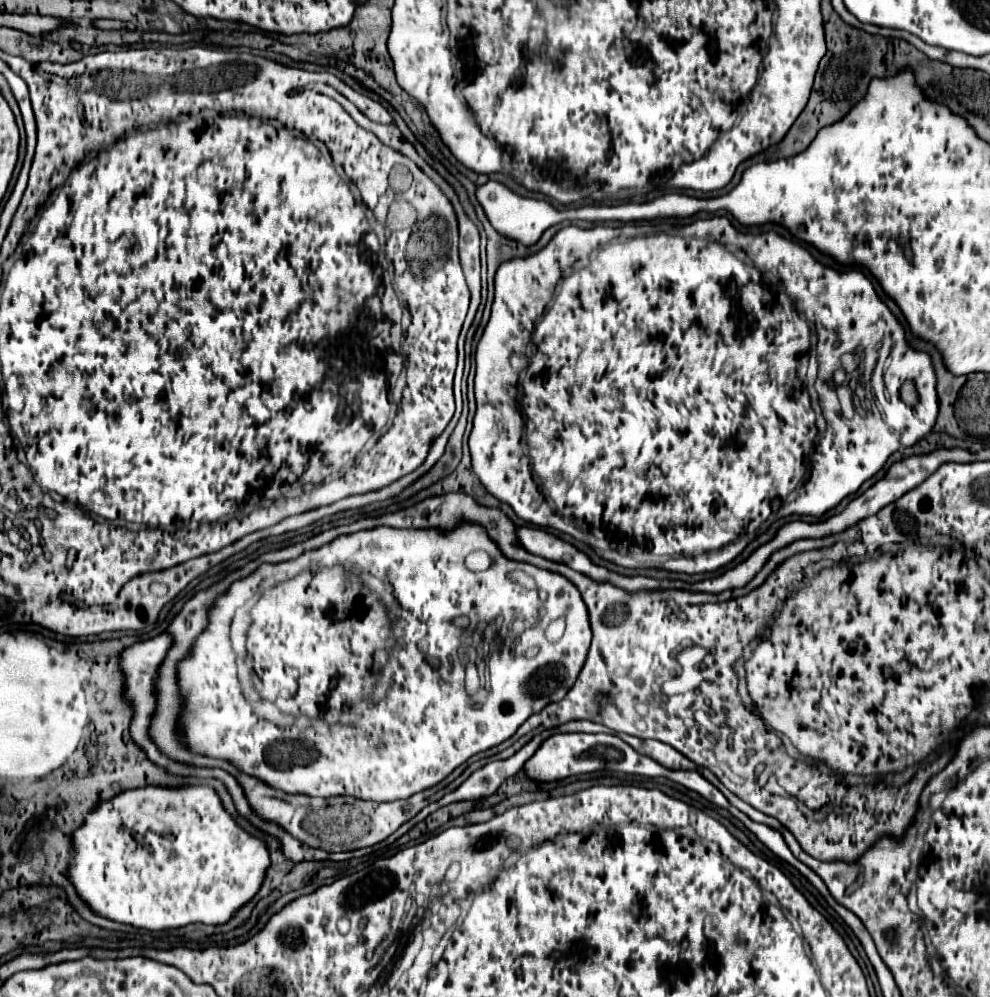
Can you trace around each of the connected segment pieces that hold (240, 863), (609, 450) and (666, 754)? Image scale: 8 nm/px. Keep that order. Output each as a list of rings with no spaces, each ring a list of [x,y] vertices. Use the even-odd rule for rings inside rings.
[[[147,786],[147,788],[139,788],[139,790],[121,792],[111,802],[101,802],[85,818],[85,824],[75,830],[73,836],[75,836],[75,844],[73,844],[75,854],[73,854],[71,868],[69,868],[67,876],[75,884],[79,896],[101,916],[107,916],[107,918],[117,920],[117,922],[133,924],[133,926],[139,926],[139,928],[149,928],[149,930],[179,928],[179,926],[195,924],[195,922],[203,922],[203,924],[223,924],[223,922],[227,922],[237,908],[241,908],[245,902],[249,902],[257,894],[257,890],[261,888],[261,882],[263,882],[265,868],[269,868],[269,856],[267,856],[265,842],[249,836],[247,832],[243,832],[235,824],[235,820],[223,810],[219,796],[209,786],[185,786],[185,788]]]
[[[721,216],[721,217],[714,217],[714,218],[712,218],[712,219],[706,219],[706,220],[705,220],[705,219],[698,219],[698,220],[696,220],[696,221],[695,221],[695,222],[694,222],[694,223],[693,223],[693,224],[692,224],[692,223],[691,223],[691,224],[689,224],[689,225],[686,225],[686,226],[682,226],[682,227],[680,227],[680,231],[682,231],[682,232],[684,232],[684,236],[679,236],[679,234],[671,234],[671,232],[661,232],[661,230],[657,230],[657,228],[655,228],[655,226],[635,226],[635,228],[621,228],[621,227],[618,227],[618,228],[613,228],[613,227],[608,227],[608,226],[603,226],[603,225],[602,225],[602,226],[600,226],[600,225],[598,225],[598,226],[596,226],[596,227],[595,227],[595,228],[591,228],[591,229],[581,229],[581,228],[579,228],[579,227],[577,227],[577,226],[575,226],[575,225],[573,225],[573,224],[569,224],[569,225],[566,225],[566,226],[565,226],[565,227],[564,227],[564,228],[563,228],[563,230],[561,230],[561,232],[557,232],[557,236],[553,236],[553,240],[551,240],[551,242],[549,242],[549,244],[547,244],[547,246],[545,246],[545,248],[543,248],[543,250],[541,250],[541,252],[537,252],[537,254],[531,254],[531,256],[527,256],[527,258],[513,258],[513,260],[507,260],[507,262],[503,262],[503,264],[501,264],[501,266],[499,266],[499,270],[497,270],[497,274],[495,274],[495,302],[493,302],[493,308],[491,308],[491,318],[489,318],[489,324],[487,324],[487,328],[485,328],[485,332],[483,332],[483,336],[481,336],[481,340],[479,340],[479,344],[477,344],[477,374],[475,374],[475,398],[477,398],[477,414],[475,414],[475,420],[473,420],[473,430],[471,430],[471,436],[469,436],[469,448],[471,448],[471,458],[473,458],[473,470],[475,470],[475,474],[477,474],[477,476],[479,476],[479,480],[481,480],[481,482],[483,482],[483,486],[485,486],[485,488],[487,488],[487,490],[489,490],[489,492],[491,492],[491,494],[493,494],[493,496],[495,496],[495,498],[499,498],[499,500],[501,500],[501,502],[507,502],[507,504],[509,504],[509,506],[511,506],[511,508],[513,508],[513,510],[515,510],[515,514],[517,514],[517,516],[519,516],[519,518],[523,518],[523,520],[527,520],[527,522],[533,522],[533,524],[537,524],[537,526],[543,526],[543,528],[555,528],[555,530],[559,530],[559,532],[565,532],[565,534],[569,534],[569,536],[573,536],[573,538],[575,538],[575,540],[581,540],[581,542],[589,542],[589,544],[591,544],[591,538],[595,538],[595,540],[597,540],[597,542],[599,542],[599,544],[607,544],[607,546],[609,546],[609,548],[611,548],[611,550],[613,550],[613,552],[609,552],[609,550],[603,550],[603,548],[601,548],[601,546],[597,546],[597,544],[593,544],[593,548],[595,548],[595,550],[597,550],[597,554],[599,554],[599,556],[603,556],[603,558],[607,558],[607,560],[611,560],[611,562],[615,562],[615,564],[619,564],[619,566],[627,566],[627,568],[649,568],[649,566],[657,566],[657,568],[667,568],[667,570],[675,570],[675,572],[687,572],[687,574],[697,574],[697,572],[713,572],[713,570],[717,570],[717,568],[721,568],[721,566],[725,566],[725,564],[729,564],[729,562],[731,562],[731,560],[733,560],[733,558],[735,558],[735,556],[737,556],[737,554],[741,554],[741,550],[743,550],[743,548],[745,548],[745,546],[747,546],[747,544],[749,544],[749,542],[747,542],[747,536],[749,536],[749,534],[757,534],[757,530],[759,530],[759,528],[761,528],[761,526],[763,526],[763,524],[765,524],[765,522],[767,522],[767,520],[769,520],[769,516],[771,516],[771,514],[773,514],[773,504],[775,504],[775,502],[777,502],[777,500],[779,500],[779,502],[781,502],[781,504],[779,504],[779,506],[781,506],[781,507],[780,507],[780,509],[779,509],[779,510],[778,510],[778,512],[777,512],[777,515],[778,515],[778,516],[779,516],[779,517],[787,517],[787,516],[790,516],[790,515],[792,515],[792,514],[811,514],[811,516],[821,516],[821,514],[825,514],[825,512],[827,512],[827,510],[831,510],[831,508],[835,508],[835,506],[837,506],[837,504],[839,504],[839,502],[841,502],[841,500],[843,500],[843,498],[845,498],[845,496],[849,496],[849,494],[853,494],[853,492],[857,492],[857,490],[859,490],[859,486],[861,486],[861,484],[863,484],[863,482],[865,482],[865,480],[869,480],[869,478],[871,478],[871,476],[873,476],[873,474],[875,474],[875,472],[879,472],[879,470],[881,470],[881,466],[883,466],[883,464],[885,464],[885,462],[887,462],[887,458],[889,458],[889,456],[891,456],[891,454],[893,454],[893,452],[895,452],[895,450],[897,450],[897,448],[905,448],[905,446],[913,446],[913,444],[915,444],[915,442],[919,442],[919,440],[921,440],[921,438],[923,438],[923,436],[925,436],[925,434],[929,434],[929,432],[931,432],[931,428],[933,428],[933,424],[935,424],[935,418],[937,418],[937,412],[939,412],[939,402],[937,402],[937,392],[935,392],[935,372],[933,372],[933,366],[931,366],[931,358],[929,358],[929,354],[927,354],[927,352],[917,352],[917,350],[913,350],[913,348],[909,348],[909,344],[907,344],[907,342],[905,342],[905,332],[903,332],[903,328],[901,328],[901,324],[899,324],[899,322],[897,322],[897,318],[895,318],[895,316],[893,316],[893,314],[891,314],[891,312],[889,312],[889,308],[887,308],[887,306],[885,306],[885,304],[883,304],[883,302],[881,302],[881,298],[879,298],[879,296],[877,296],[877,292],[875,292],[875,288],[873,288],[873,286],[871,286],[871,282],[869,282],[869,280],[867,280],[867,278],[865,278],[865,276],[863,276],[863,274],[861,274],[861,272],[859,272],[859,270],[849,270],[849,272],[837,272],[837,270],[833,270],[833,268],[827,268],[827,266],[823,266],[823,264],[819,264],[819,262],[815,262],[815,258],[813,258],[813,256],[811,256],[811,254],[809,254],[809,252],[807,252],[807,250],[805,250],[805,248],[801,248],[801,246],[799,246],[799,244],[795,244],[795,242],[791,242],[791,240],[787,240],[787,238],[781,238],[781,236],[779,236],[779,234],[775,234],[775,232],[767,232],[767,234],[761,234],[761,236],[753,236],[753,234],[751,234],[751,233],[748,233],[748,232],[744,232],[744,231],[741,231],[741,230],[739,230],[739,229],[737,229],[737,228],[736,228],[736,227],[735,227],[735,226],[734,226],[734,225],[733,225],[733,224],[732,224],[732,223],[731,223],[731,221],[730,221],[730,220],[728,220],[728,218],[727,218],[727,217],[724,217],[724,216]],[[621,234],[625,234],[625,236],[627,236],[627,238],[629,238],[629,240],[625,240],[625,242],[620,242],[620,241],[622,241],[622,239],[623,239],[623,238],[621,238]],[[721,242],[722,242],[722,243],[723,243],[723,244],[729,244],[729,243],[731,243],[731,244],[735,244],[735,246],[737,246],[737,248],[738,248],[738,249],[739,249],[739,250],[742,250],[742,251],[743,251],[743,252],[745,252],[745,254],[747,254],[747,256],[749,256],[749,258],[751,258],[751,260],[753,260],[753,266],[745,266],[745,264],[743,264],[743,262],[741,262],[741,260],[739,260],[739,258],[737,258],[737,256],[735,256],[735,254],[731,254],[731,252],[729,252],[729,250],[725,250],[725,246],[721,246]],[[797,312],[799,312],[799,314],[803,314],[803,316],[805,316],[805,320],[807,320],[807,322],[811,322],[811,324],[813,324],[813,326],[815,326],[815,332],[817,332],[817,354],[816,354],[816,353],[815,353],[815,352],[814,352],[814,350],[815,350],[815,349],[814,349],[814,348],[811,348],[811,349],[810,349],[810,350],[809,350],[809,346],[811,346],[811,330],[809,330],[809,326],[807,326],[807,322],[805,322],[805,320],[801,320],[801,318],[799,318],[799,314],[797,314]],[[529,334],[533,334],[533,342],[531,342],[531,348],[529,348],[529,350],[531,350],[531,352],[529,352],[529,366],[527,366],[527,354],[525,354],[525,348],[527,348],[527,346],[529,346]],[[859,336],[891,336],[891,338],[893,338],[893,346],[891,346],[891,356],[889,356],[889,366],[887,366],[887,372],[885,372],[885,388],[887,388],[887,392],[889,392],[889,398],[887,398],[887,412],[883,412],[883,418],[871,418],[871,414],[869,414],[869,416],[865,416],[865,418],[861,418],[861,416],[855,416],[855,424],[851,424],[851,420],[847,420],[847,418],[845,418],[845,416],[843,416],[843,412],[841,412],[841,406],[839,406],[839,398],[837,398],[837,390],[835,390],[835,382],[833,382],[833,374],[835,374],[835,370],[839,370],[839,368],[841,368],[841,360],[839,360],[839,358],[841,358],[841,356],[843,356],[843,354],[845,354],[845,352],[855,352],[855,350],[857,350],[857,348],[859,348],[859,340],[861,340],[861,338],[859,338]],[[525,366],[527,366],[527,370],[525,370],[525,374],[523,374],[523,380],[521,380],[521,384],[523,384],[523,392],[525,392],[525,398],[521,398],[521,408],[519,408],[519,404],[517,404],[517,380],[519,380],[519,374],[521,374],[521,370],[523,370],[523,368],[525,368]],[[805,374],[807,374],[807,375],[806,375],[806,376],[807,376],[807,384],[806,384],[806,389],[807,389],[807,390],[808,390],[808,392],[809,392],[809,396],[810,396],[810,400],[811,400],[811,404],[812,404],[812,408],[813,408],[813,410],[814,410],[814,412],[815,412],[815,414],[813,414],[813,410],[811,410],[811,404],[809,404],[809,398],[807,398],[807,392],[805,392]],[[905,380],[911,380],[911,382],[913,382],[913,384],[915,384],[915,388],[917,388],[917,394],[919,394],[919,402],[917,402],[917,404],[915,404],[915,406],[907,406],[907,404],[903,404],[903,402],[901,402],[901,398],[899,398],[899,388],[901,388],[901,384],[903,384],[903,382],[905,382]],[[815,415],[816,415],[816,427],[817,427],[817,430],[818,430],[818,433],[817,433],[817,439],[816,439],[816,444],[818,444],[818,443],[819,443],[819,446],[817,446],[817,458],[813,458],[813,464],[811,464],[811,472],[809,472],[809,478],[807,478],[807,482],[805,482],[805,484],[803,484],[803,480],[805,480],[805,474],[807,474],[807,462],[809,462],[809,460],[807,460],[807,458],[809,458],[809,454],[811,454],[811,450],[813,450],[813,440],[815,440]],[[525,426],[527,426],[527,444],[529,444],[529,456],[531,456],[531,458],[533,458],[533,470],[535,470],[535,474],[537,474],[537,476],[539,476],[539,478],[541,478],[541,482],[543,482],[543,490],[545,490],[545,496],[549,496],[549,500],[545,500],[545,496],[543,496],[543,492],[541,492],[541,488],[539,488],[539,486],[537,486],[537,482],[535,482],[535,480],[533,480],[533,470],[532,470],[532,464],[531,464],[531,458],[529,458],[529,456],[525,456],[525,444],[523,444],[523,436],[524,436],[524,432],[525,432],[525,428],[524,428],[524,427],[525,427]],[[801,484],[803,484],[803,486],[805,486],[805,490],[801,490],[801,488],[799,488],[799,490],[797,490],[797,494],[795,494],[795,498],[793,498],[793,500],[789,500],[789,502],[785,502],[785,500],[783,500],[783,498],[787,498],[787,496],[789,496],[789,494],[791,494],[791,492],[793,492],[793,490],[795,490],[795,488],[797,488],[797,486],[801,486]]]
[[[619,734],[619,736],[623,738],[623,742],[633,746],[633,750],[653,758],[655,762],[659,762],[665,768],[671,768],[671,770],[699,770],[699,766],[695,766],[695,762],[691,762],[689,758],[679,754],[669,744],[663,744],[659,740],[639,740],[639,738],[629,736],[629,734]]]

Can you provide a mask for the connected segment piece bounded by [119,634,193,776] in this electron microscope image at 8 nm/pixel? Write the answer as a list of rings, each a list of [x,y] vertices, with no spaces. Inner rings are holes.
[[[159,634],[155,638],[149,638],[145,642],[135,642],[133,646],[121,650],[121,656],[119,656],[119,668],[123,672],[123,678],[125,678],[125,692],[123,692],[123,698],[129,700],[129,708],[133,712],[131,716],[131,724],[129,726],[129,734],[132,738],[135,738],[133,742],[139,744],[145,752],[145,756],[149,758],[151,756],[151,762],[153,764],[159,764],[159,768],[167,770],[169,774],[175,774],[175,776],[189,776],[189,772],[193,770],[193,766],[183,766],[179,762],[171,762],[169,758],[163,758],[163,754],[157,754],[157,748],[155,744],[151,742],[151,738],[147,736],[147,726],[149,726],[149,720],[151,720],[151,712],[155,710],[155,674],[157,674],[157,668],[159,664],[163,662],[167,650],[171,648],[171,636],[169,634]]]

